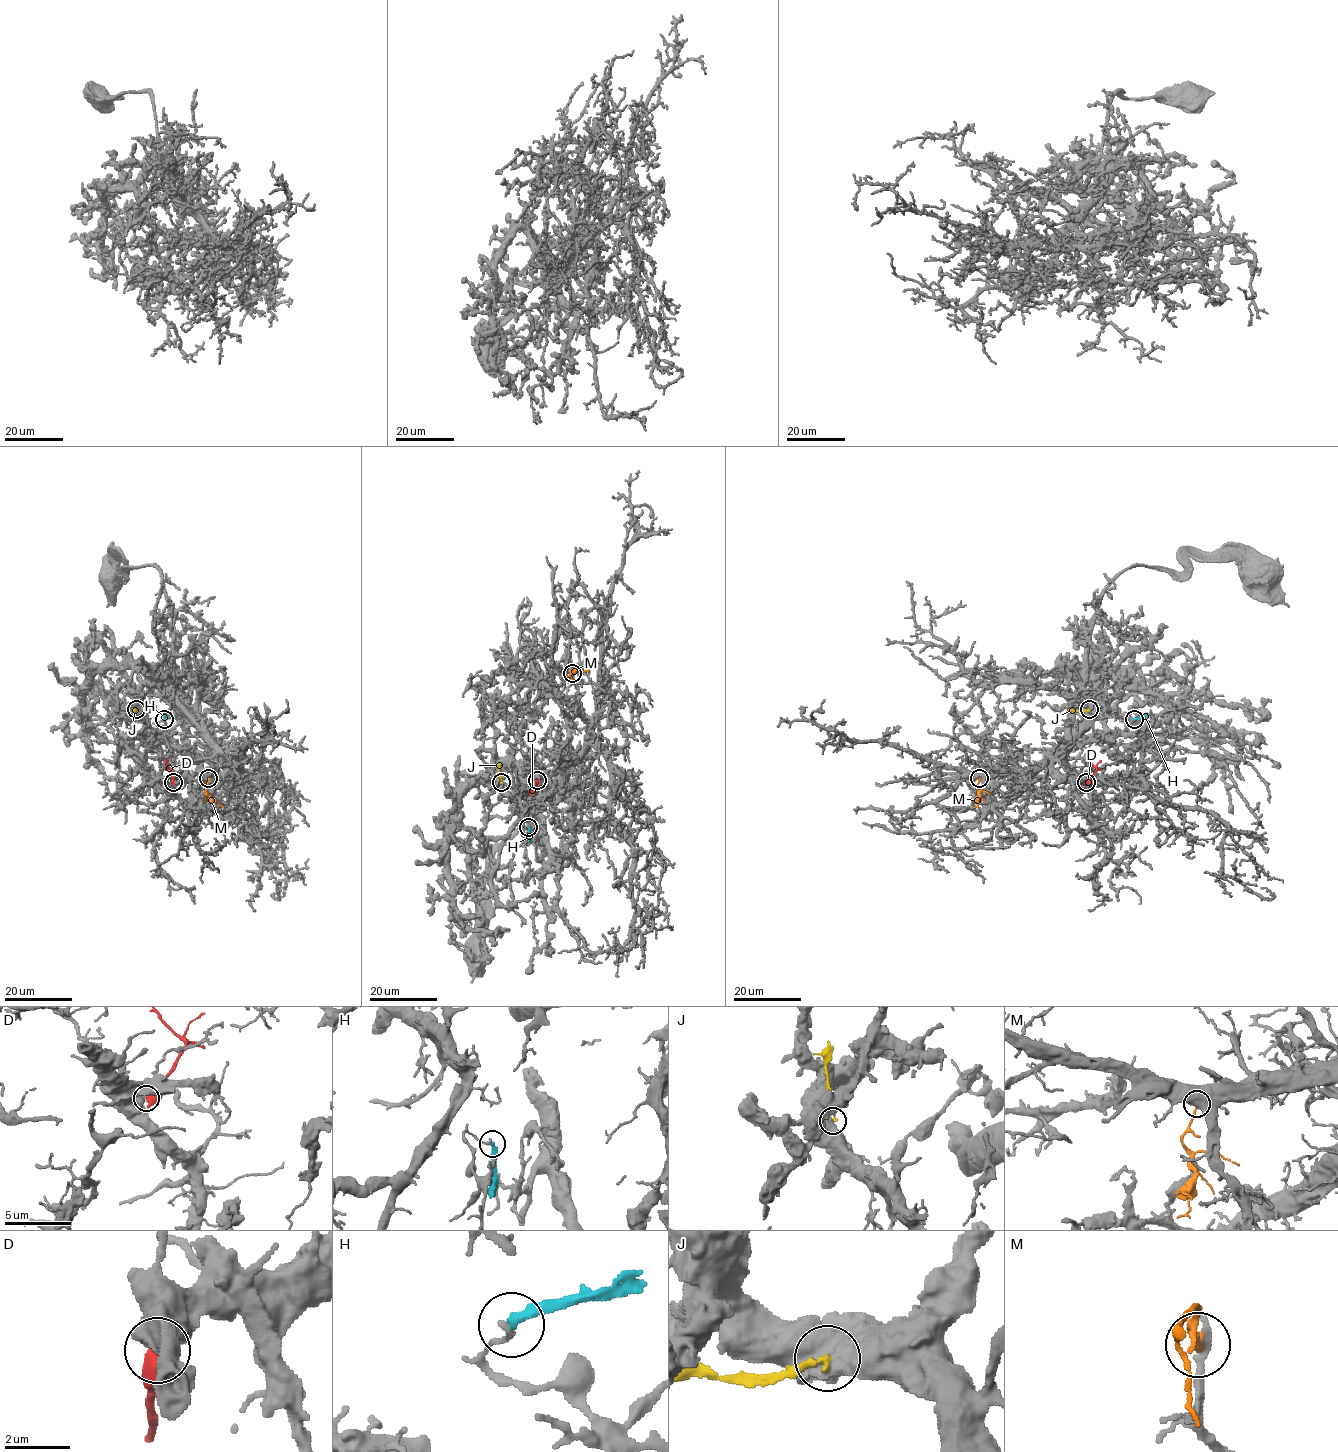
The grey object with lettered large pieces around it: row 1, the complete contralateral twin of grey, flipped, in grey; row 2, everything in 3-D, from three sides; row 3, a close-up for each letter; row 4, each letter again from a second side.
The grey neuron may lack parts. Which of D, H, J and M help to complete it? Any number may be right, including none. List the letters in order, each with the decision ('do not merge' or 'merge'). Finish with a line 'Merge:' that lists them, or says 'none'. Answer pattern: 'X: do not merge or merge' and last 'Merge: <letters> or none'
D: do not merge
H: do not merge
J: do not merge
M: do not merge
Merge: none

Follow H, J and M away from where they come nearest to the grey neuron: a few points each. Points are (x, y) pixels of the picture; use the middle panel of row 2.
H: (528, 827), (529, 841)
J: (501, 782), (499, 762)
M: (572, 673), (572, 669), (585, 671), (588, 668)

